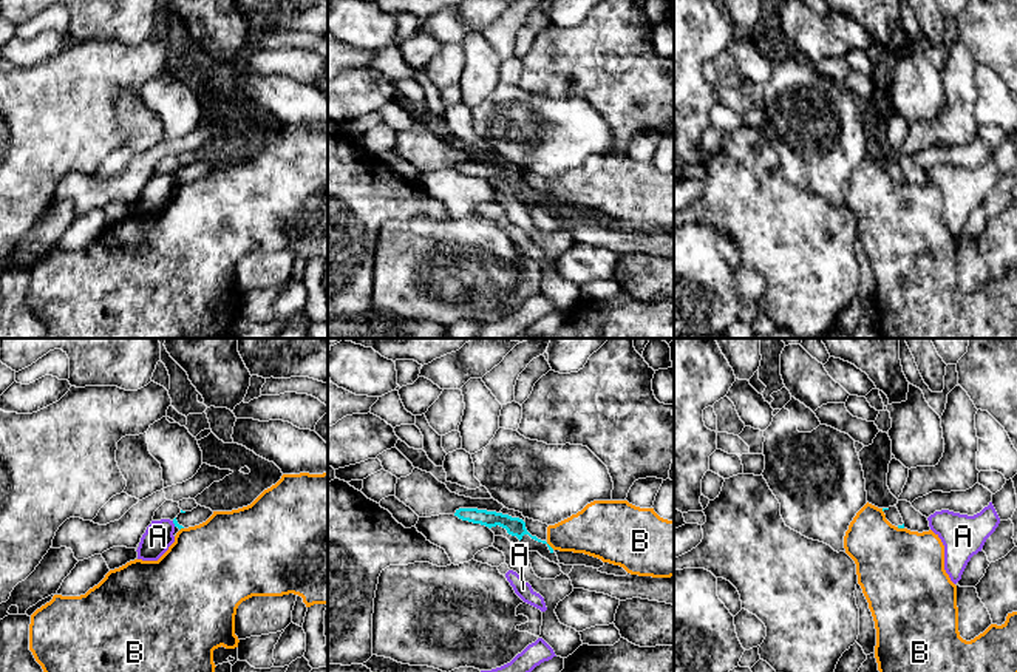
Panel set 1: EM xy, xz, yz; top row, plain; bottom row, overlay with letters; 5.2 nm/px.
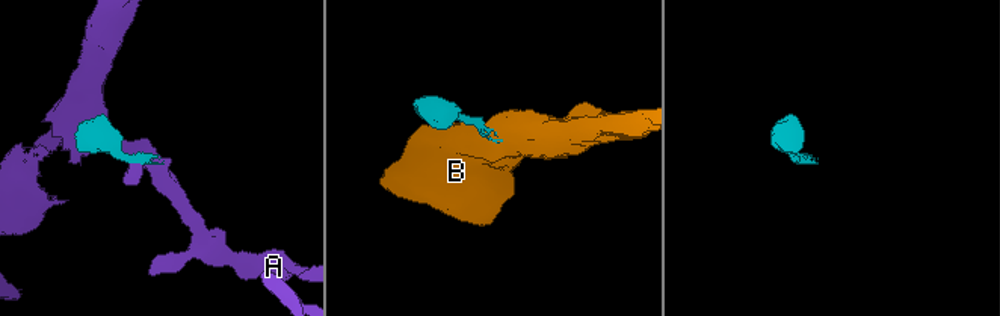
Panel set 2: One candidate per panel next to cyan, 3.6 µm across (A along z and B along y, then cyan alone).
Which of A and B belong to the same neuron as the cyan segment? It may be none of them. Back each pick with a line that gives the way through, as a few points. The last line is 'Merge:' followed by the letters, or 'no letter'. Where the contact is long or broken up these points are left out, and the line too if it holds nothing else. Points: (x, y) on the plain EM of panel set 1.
Merge: no letter

